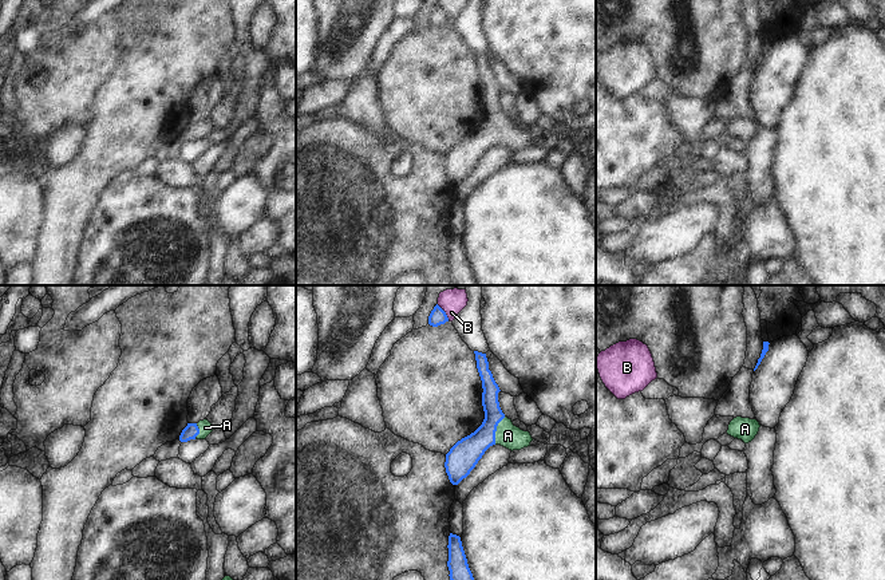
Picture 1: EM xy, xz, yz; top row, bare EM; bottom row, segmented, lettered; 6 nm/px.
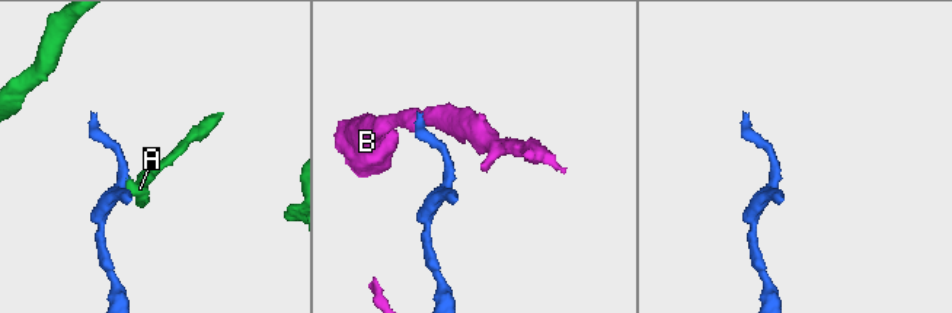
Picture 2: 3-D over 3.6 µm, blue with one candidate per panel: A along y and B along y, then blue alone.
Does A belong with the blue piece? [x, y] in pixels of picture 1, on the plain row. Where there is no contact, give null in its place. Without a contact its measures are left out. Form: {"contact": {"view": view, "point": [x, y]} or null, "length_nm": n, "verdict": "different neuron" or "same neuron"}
{"contact": {"view": "xz", "point": [496, 130]}, "length_nm": 180, "verdict": "same neuron"}

